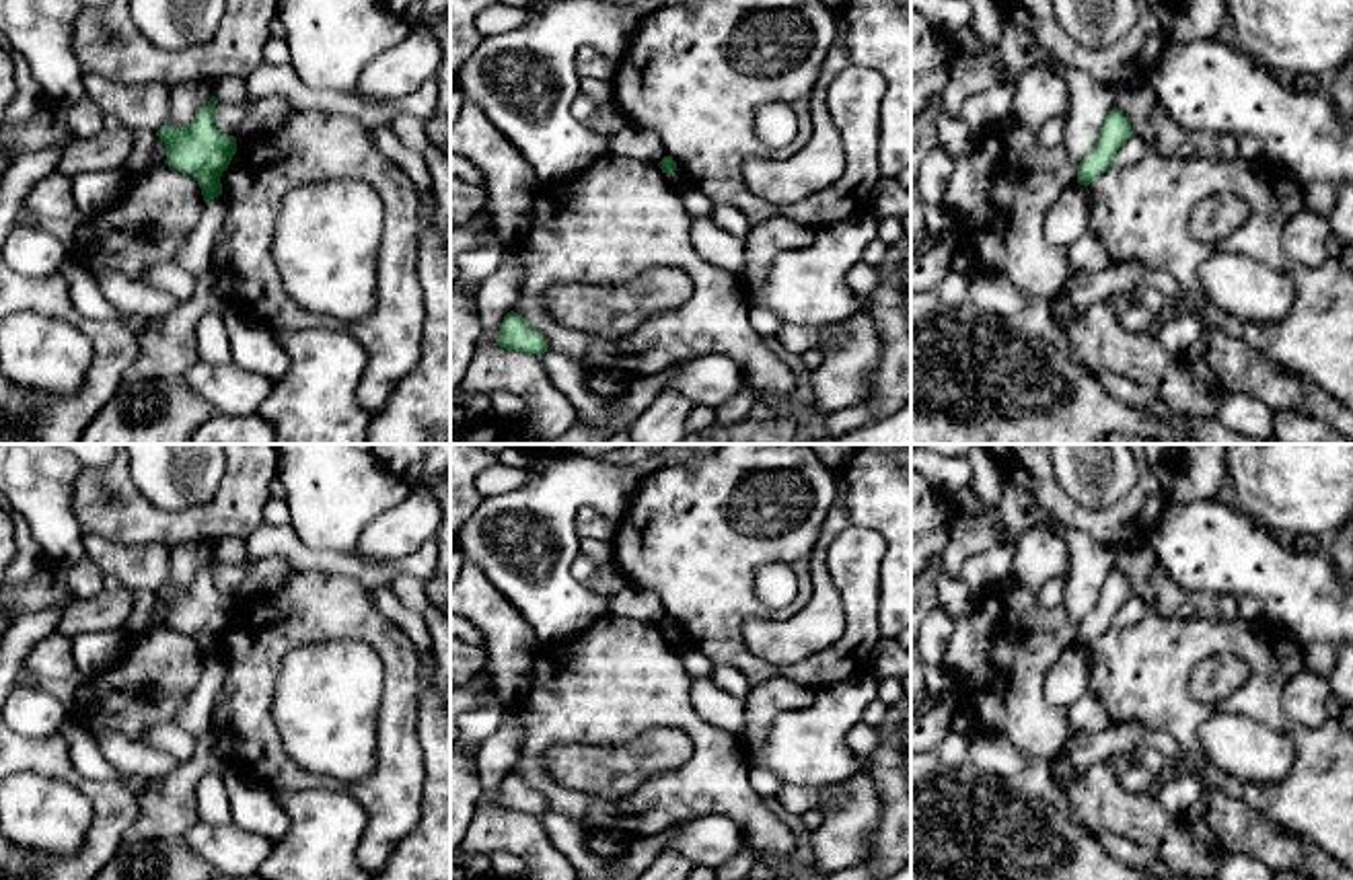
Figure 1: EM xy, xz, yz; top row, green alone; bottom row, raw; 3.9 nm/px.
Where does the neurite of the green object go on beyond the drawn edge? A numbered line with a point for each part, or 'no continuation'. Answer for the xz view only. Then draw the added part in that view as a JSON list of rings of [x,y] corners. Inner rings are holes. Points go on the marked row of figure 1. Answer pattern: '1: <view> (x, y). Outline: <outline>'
no continuation

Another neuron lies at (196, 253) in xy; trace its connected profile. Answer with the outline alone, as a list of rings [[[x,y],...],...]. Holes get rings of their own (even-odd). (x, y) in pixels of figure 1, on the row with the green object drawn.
[[[222,195],[204,201],[195,230],[187,236],[173,261],[193,276],[202,276],[204,271],[212,269],[214,239],[224,220],[226,204]]]

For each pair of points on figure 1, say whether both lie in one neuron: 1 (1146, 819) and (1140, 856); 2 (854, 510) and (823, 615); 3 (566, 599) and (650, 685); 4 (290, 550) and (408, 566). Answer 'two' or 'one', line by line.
1: two
2: one
3: two
4: one

